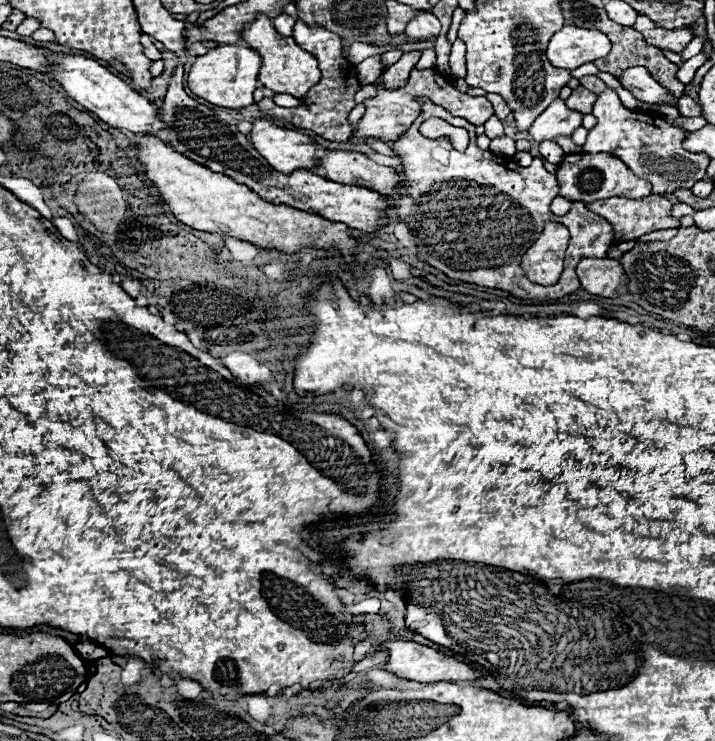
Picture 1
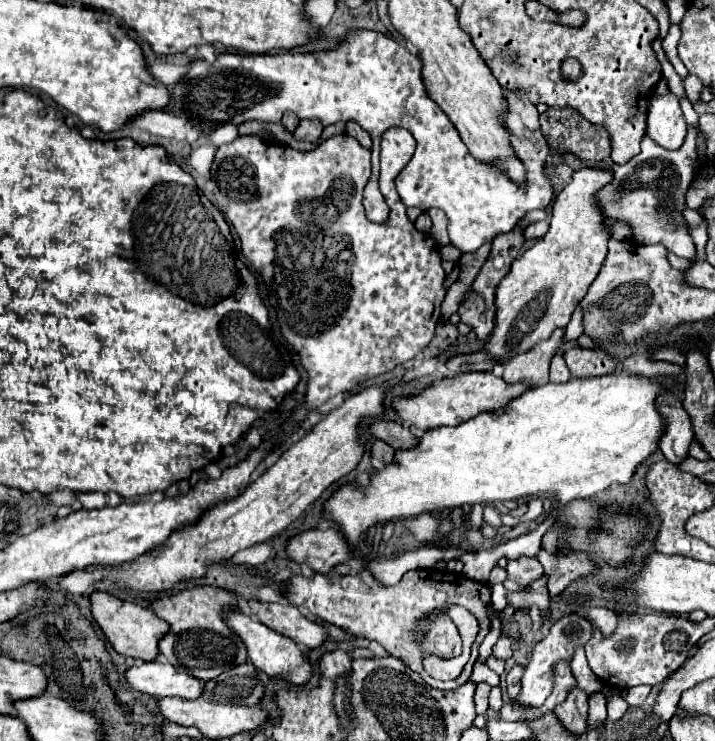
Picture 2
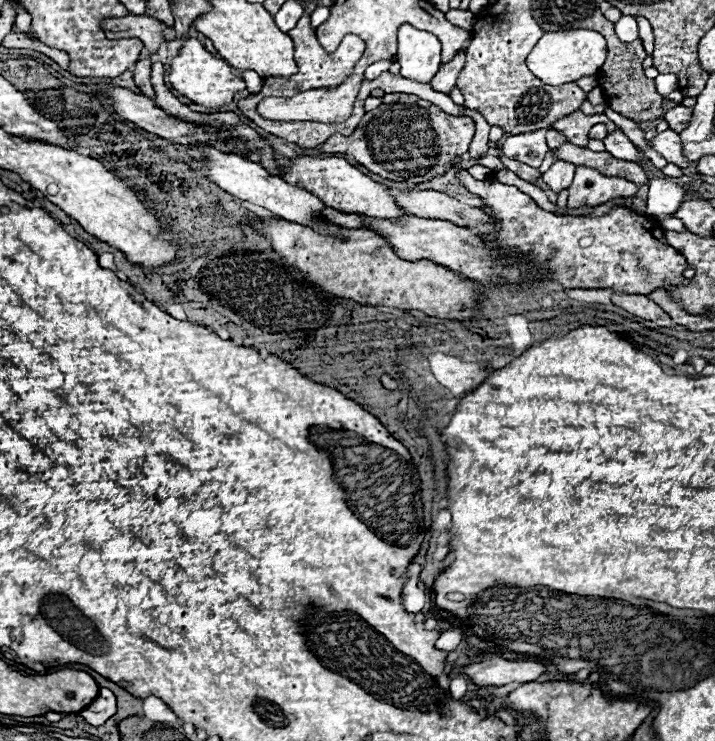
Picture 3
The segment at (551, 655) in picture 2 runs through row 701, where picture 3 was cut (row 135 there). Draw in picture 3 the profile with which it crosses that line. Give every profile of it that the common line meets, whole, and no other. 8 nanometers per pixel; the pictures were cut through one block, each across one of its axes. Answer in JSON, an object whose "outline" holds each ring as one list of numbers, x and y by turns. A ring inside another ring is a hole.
{"outline":[[548,128,510,136,510,138,506,138,506,140,502,142,500,148,502,148,502,152,504,152,506,156,516,158,516,160,520,160,520,162,524,162,524,164,530,164,530,166,538,168,546,156,546,152,550,150,550,148,546,146,546,138,544,138,546,132,548,132]]}

